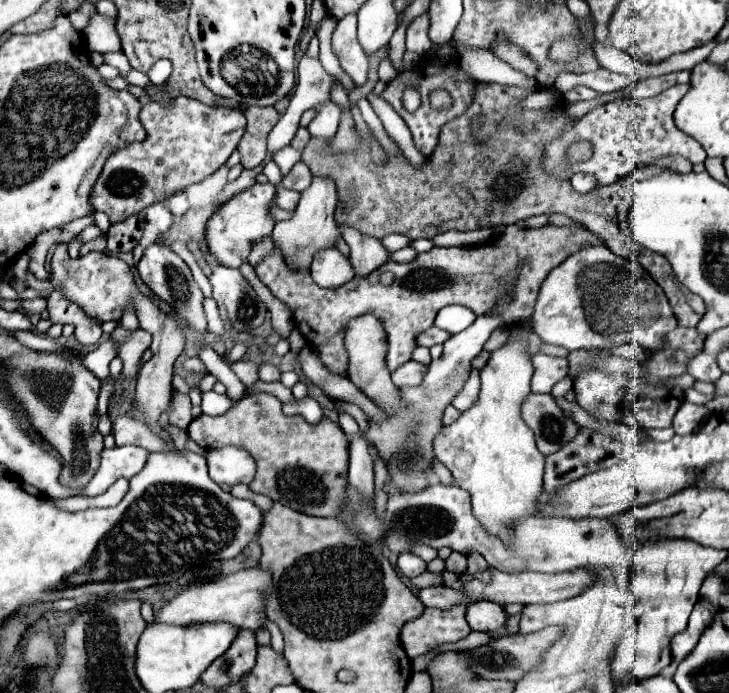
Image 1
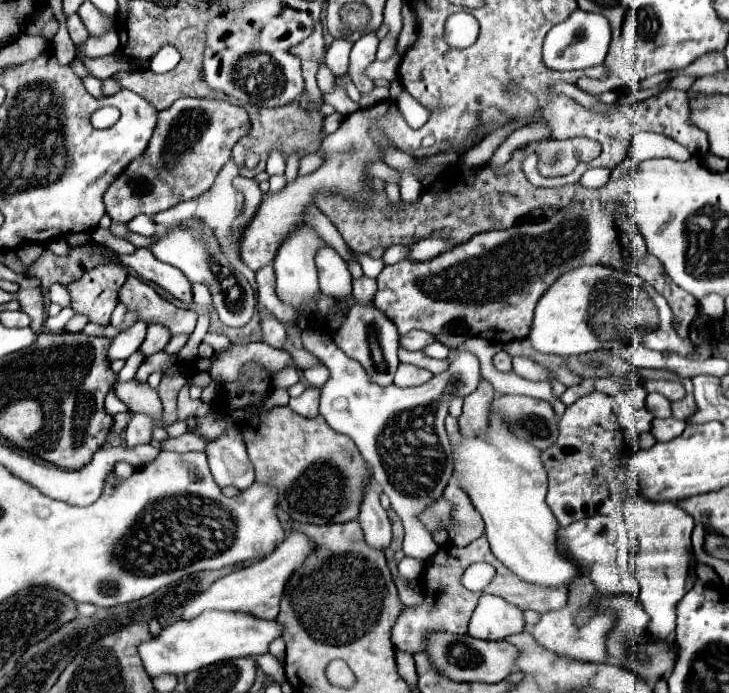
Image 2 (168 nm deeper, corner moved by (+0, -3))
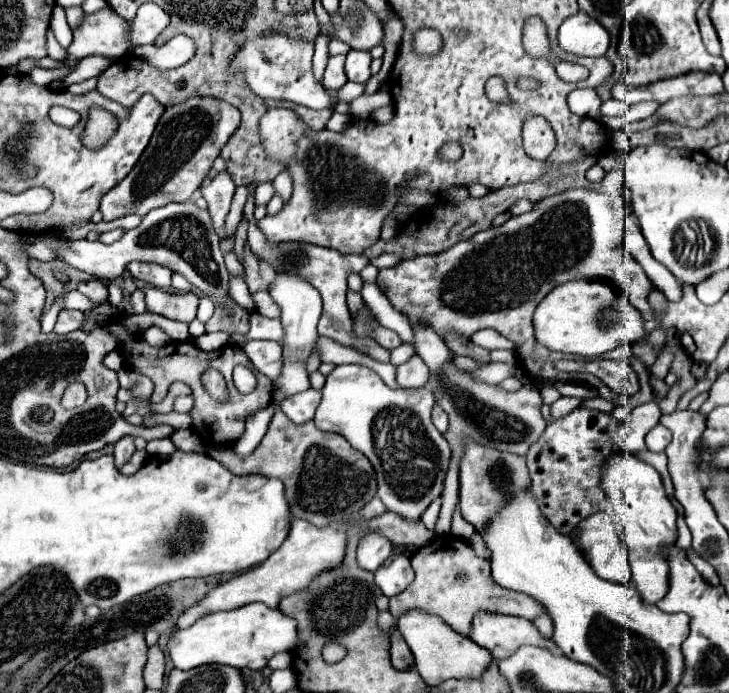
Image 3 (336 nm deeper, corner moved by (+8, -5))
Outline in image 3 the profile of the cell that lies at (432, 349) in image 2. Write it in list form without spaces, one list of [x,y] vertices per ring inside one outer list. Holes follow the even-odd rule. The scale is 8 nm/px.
[[[402,343],[400,347],[392,349],[390,363],[392,363],[394,367],[398,367],[400,363],[406,363],[406,361],[408,361],[412,355],[414,355],[414,347],[412,347],[412,345],[408,345],[408,343]]]

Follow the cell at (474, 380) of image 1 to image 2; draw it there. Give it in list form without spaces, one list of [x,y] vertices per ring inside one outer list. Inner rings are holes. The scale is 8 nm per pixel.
[[[482,379],[480,387],[468,397],[464,397],[464,413],[460,417],[460,429],[468,435],[476,435],[488,425],[488,413],[490,413],[490,403],[494,399],[494,387]]]

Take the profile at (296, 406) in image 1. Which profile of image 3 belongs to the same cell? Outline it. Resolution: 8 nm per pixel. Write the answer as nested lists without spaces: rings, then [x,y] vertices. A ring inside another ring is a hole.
[[[308,389],[304,393],[298,393],[296,397],[290,397],[282,403],[282,411],[294,421],[294,423],[306,423],[314,419],[316,407],[321,401],[321,392],[316,389]]]

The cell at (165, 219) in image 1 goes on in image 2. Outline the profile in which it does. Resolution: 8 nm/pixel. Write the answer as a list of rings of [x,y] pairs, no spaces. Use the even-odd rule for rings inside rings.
[[[138,215],[134,217],[130,223],[128,223],[128,229],[132,233],[140,233],[140,235],[146,235],[146,237],[152,237],[156,233],[156,223],[152,221],[152,217],[148,215]]]

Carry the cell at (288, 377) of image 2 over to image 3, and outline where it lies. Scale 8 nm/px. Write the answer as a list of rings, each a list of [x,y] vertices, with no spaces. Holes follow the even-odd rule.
[[[248,341],[242,349],[260,373],[270,377],[272,381],[274,381],[274,377],[278,377],[278,373],[280,373],[278,363],[282,363],[282,345],[280,343],[276,343],[276,341]]]

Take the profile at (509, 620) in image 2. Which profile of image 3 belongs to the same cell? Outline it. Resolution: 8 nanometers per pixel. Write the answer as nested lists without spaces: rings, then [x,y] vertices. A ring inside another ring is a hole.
[[[478,613],[472,623],[470,639],[476,641],[476,645],[488,649],[496,661],[510,657],[522,645],[544,647],[552,653],[558,653],[558,645],[552,639],[542,637],[532,621],[522,617]]]

